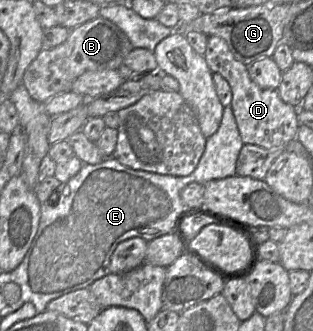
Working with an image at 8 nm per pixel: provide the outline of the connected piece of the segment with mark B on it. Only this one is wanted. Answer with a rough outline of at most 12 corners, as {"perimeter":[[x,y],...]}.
{"perimeter":[[98,16],[43,48],[22,85],[37,102],[87,71],[117,70],[133,49]]}

